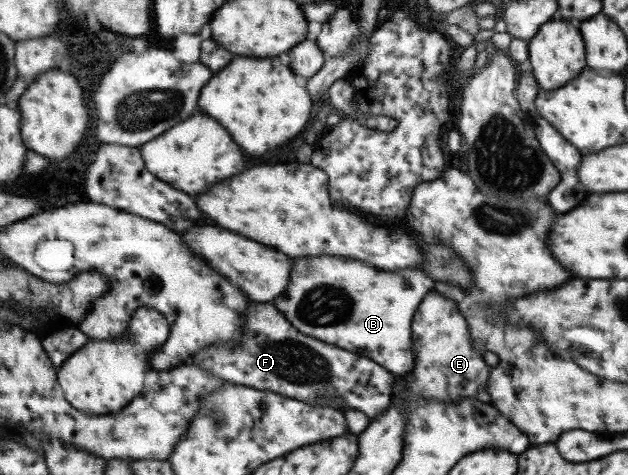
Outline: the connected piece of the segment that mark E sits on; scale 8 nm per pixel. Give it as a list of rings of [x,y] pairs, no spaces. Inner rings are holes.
[[[430,292],[425,298],[413,320],[417,365],[412,372],[402,375],[409,381],[410,395],[446,403],[458,403],[464,397],[474,398],[478,389],[486,388],[490,378],[491,366],[484,360],[484,351],[474,346],[469,323],[461,314],[456,300],[438,292]]]

